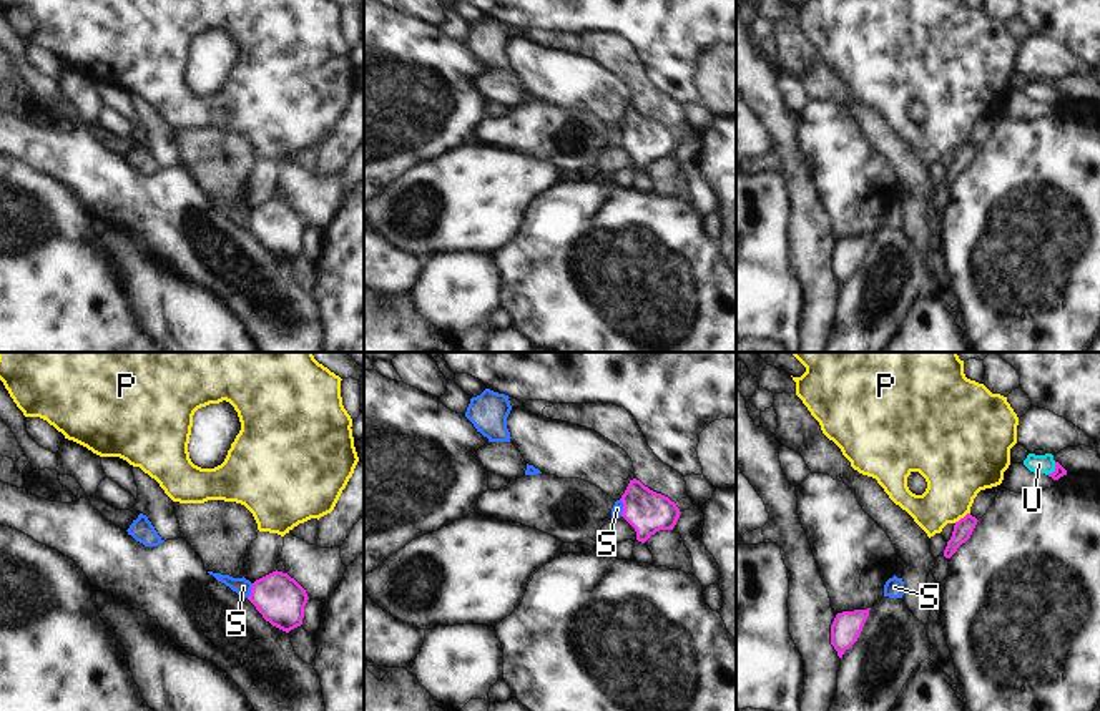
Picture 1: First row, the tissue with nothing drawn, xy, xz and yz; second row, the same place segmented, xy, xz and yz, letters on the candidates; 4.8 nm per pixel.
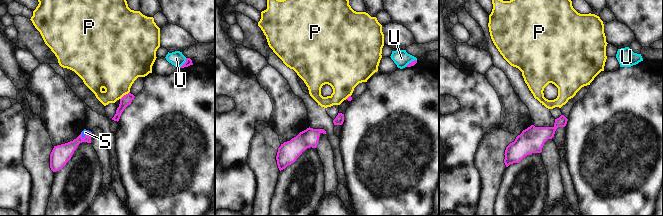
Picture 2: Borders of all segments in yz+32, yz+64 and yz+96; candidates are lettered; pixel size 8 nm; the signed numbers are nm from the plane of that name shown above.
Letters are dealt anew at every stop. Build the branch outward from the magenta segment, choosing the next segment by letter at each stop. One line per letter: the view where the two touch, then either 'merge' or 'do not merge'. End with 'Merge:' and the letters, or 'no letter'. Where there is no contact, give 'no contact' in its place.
P: yz | do not merge
S: xz | do not merge
U: yz | merge
Merge: U

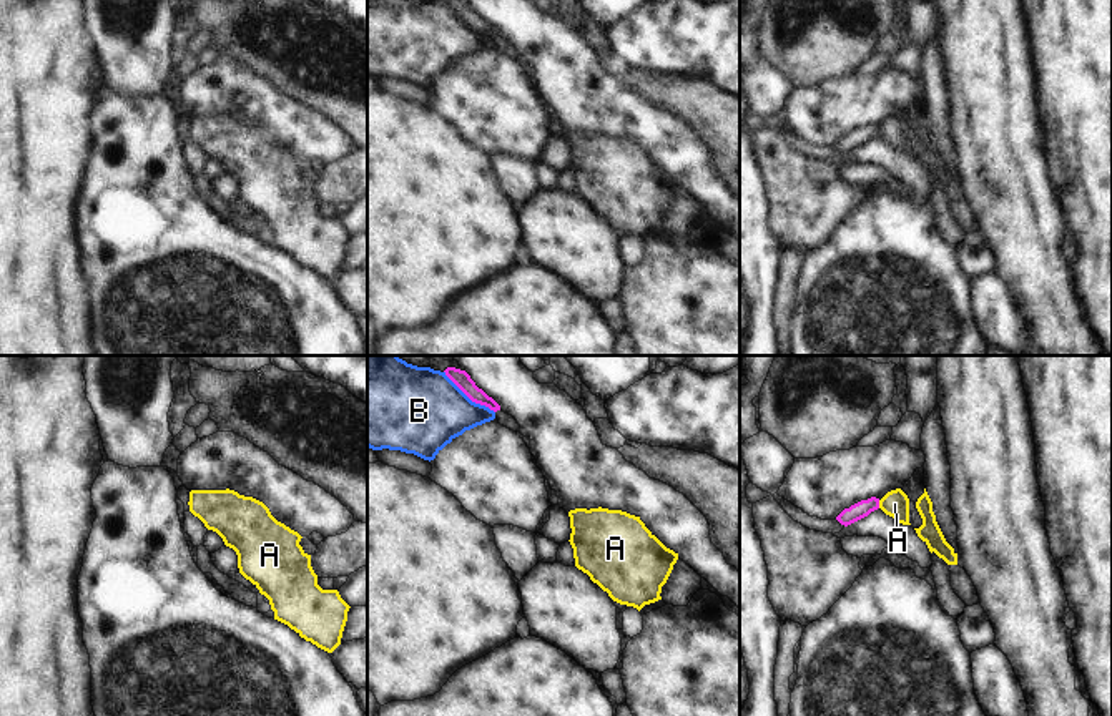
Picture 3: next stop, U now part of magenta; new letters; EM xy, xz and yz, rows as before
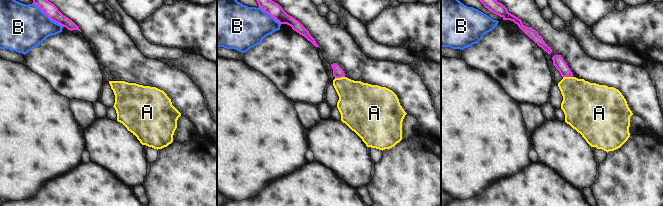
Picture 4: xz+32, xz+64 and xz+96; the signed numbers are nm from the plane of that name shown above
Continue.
A: yz | do not merge
B: xz | do not merge
Merge: no letter

